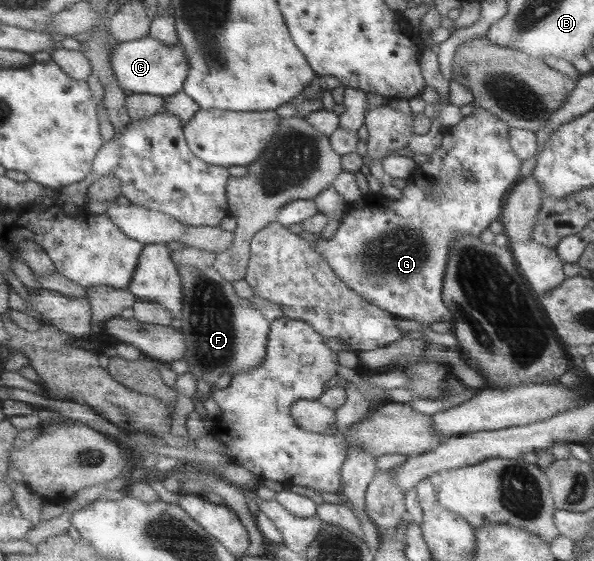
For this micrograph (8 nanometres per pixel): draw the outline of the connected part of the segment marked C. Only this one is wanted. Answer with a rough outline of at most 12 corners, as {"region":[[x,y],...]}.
{"region":[[151,34],[112,54],[129,94],[164,98],[184,91],[185,47]]}

